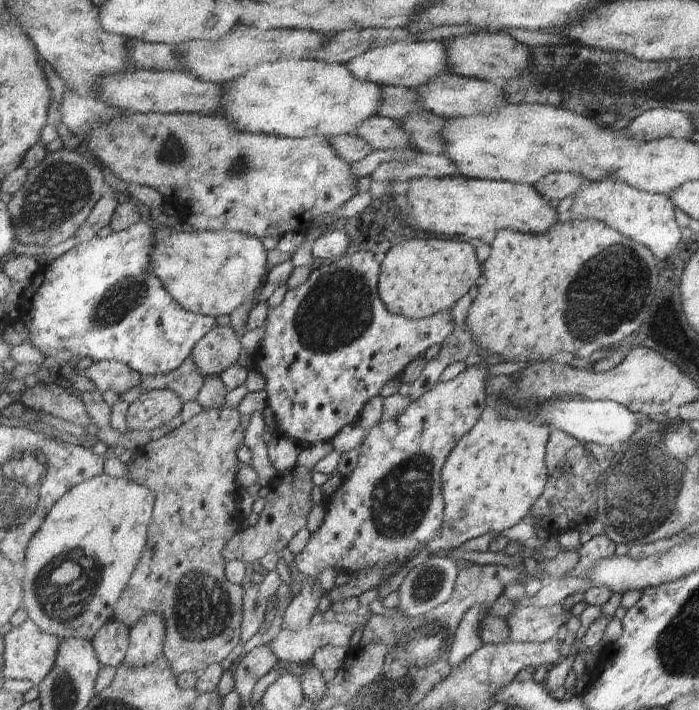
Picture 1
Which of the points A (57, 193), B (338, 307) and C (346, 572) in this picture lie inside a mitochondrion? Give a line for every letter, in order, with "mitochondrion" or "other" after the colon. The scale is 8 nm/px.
A: mitochondrion
B: mitochondrion
C: other

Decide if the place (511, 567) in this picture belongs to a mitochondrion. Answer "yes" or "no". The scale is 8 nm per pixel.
no

